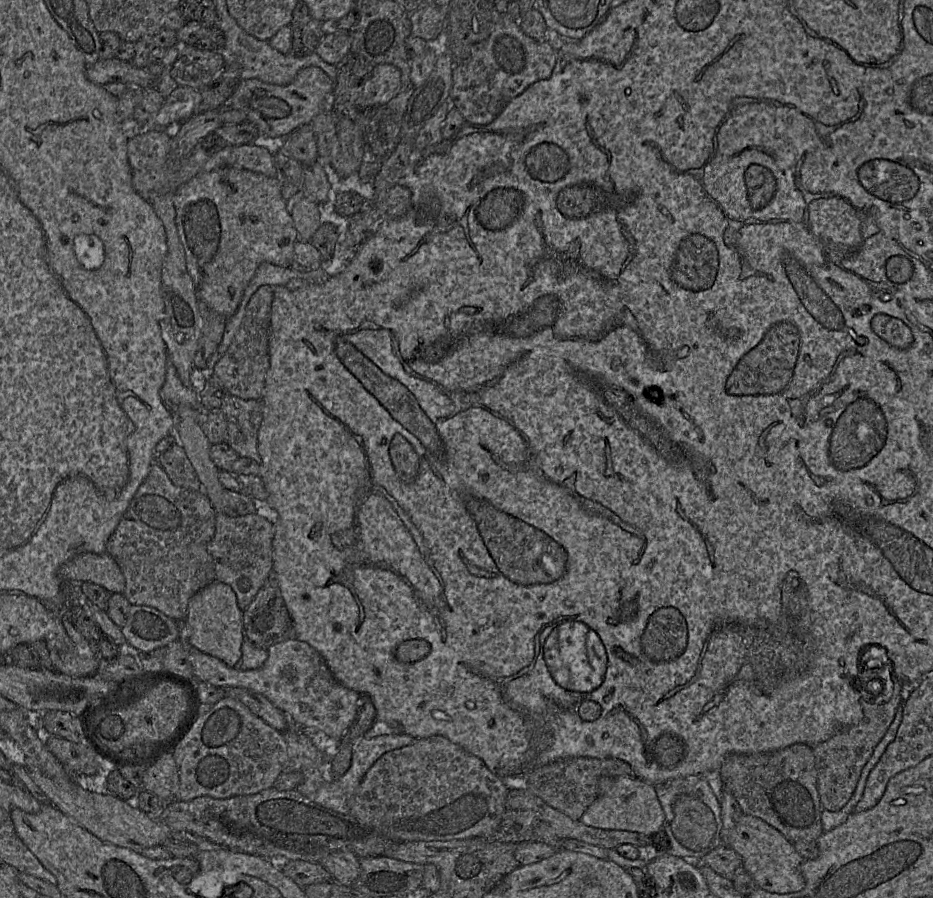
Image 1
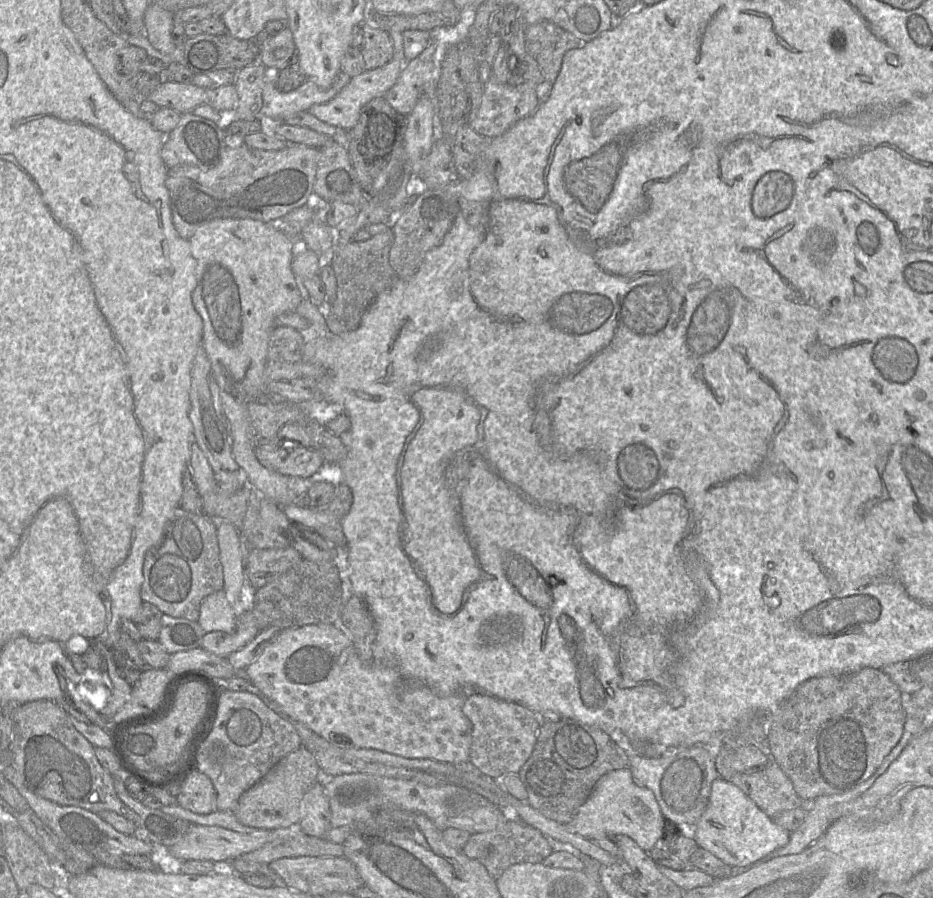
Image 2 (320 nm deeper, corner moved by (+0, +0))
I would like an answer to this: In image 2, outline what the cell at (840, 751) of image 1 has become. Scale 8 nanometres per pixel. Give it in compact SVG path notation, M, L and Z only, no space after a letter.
M868 667L849 675L826 675L808 679L767 715L766 749L772 758L771 760L775 761L789 777L795 792L802 801L813 801L820 796L847 792L868 779L877 770L903 734L906 716L901 706L901 693L898 686L881 669Z

